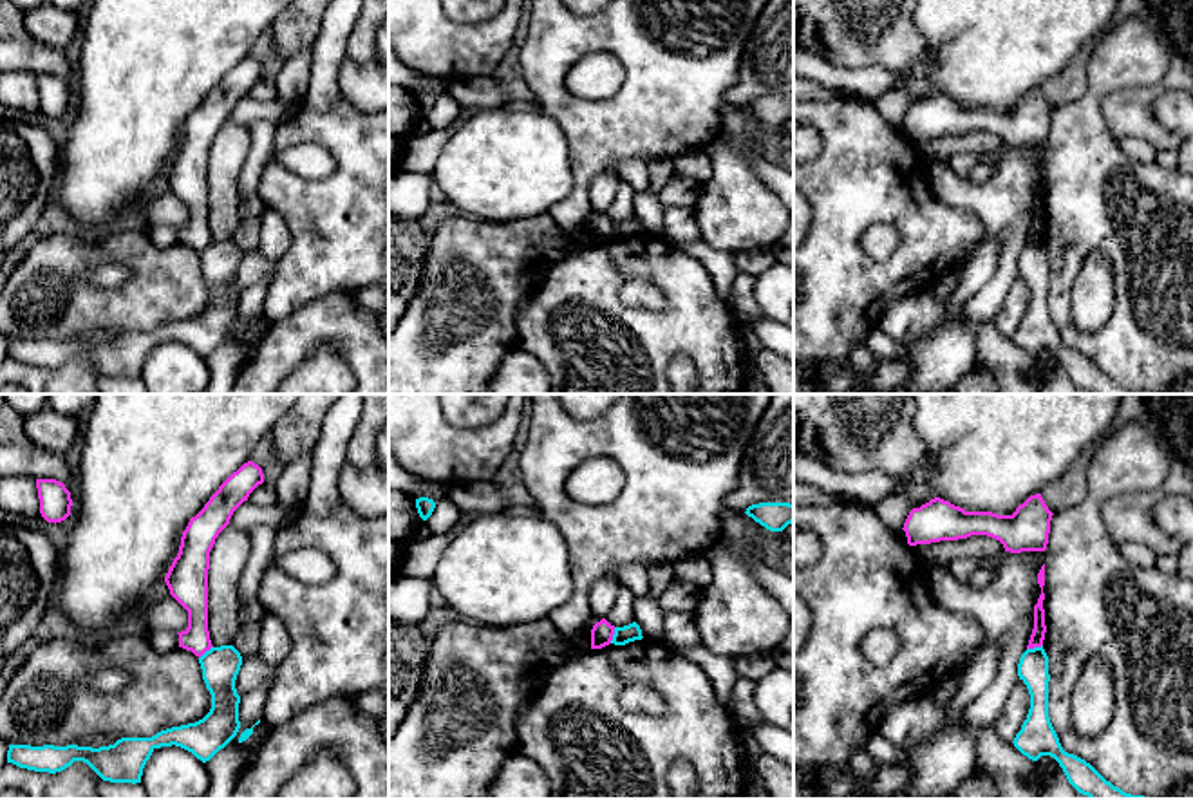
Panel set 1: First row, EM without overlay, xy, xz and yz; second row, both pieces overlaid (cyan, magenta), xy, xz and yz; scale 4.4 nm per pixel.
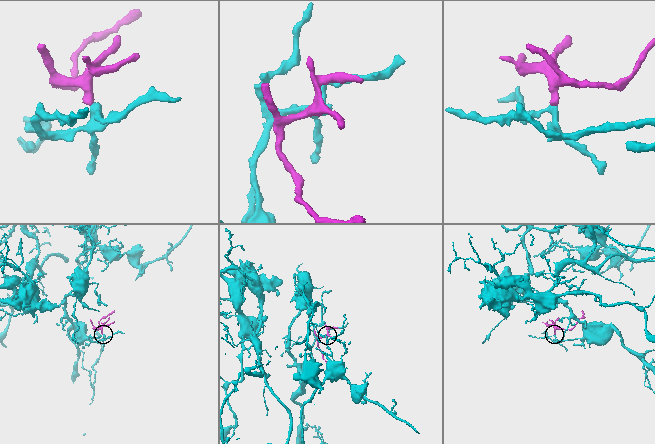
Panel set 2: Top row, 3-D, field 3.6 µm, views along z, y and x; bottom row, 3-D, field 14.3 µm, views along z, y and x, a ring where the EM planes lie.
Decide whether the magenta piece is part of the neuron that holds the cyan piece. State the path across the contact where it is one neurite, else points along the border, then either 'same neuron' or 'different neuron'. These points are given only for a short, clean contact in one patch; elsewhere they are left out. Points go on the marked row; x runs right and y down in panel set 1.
along xz (615, 628), (610, 642) | different neuron

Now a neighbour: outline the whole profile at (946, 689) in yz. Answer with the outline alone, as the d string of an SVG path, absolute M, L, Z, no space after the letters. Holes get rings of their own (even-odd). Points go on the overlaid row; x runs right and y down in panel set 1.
M949 674L933 689L929 696L936 705L945 707L954 698L958 685L958 674Z

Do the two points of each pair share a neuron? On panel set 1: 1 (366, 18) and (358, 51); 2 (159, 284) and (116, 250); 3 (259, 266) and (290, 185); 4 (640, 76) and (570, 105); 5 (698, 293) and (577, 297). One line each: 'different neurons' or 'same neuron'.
1: same neuron
2: same neuron
3: different neurons
4: same neuron
5: same neuron

